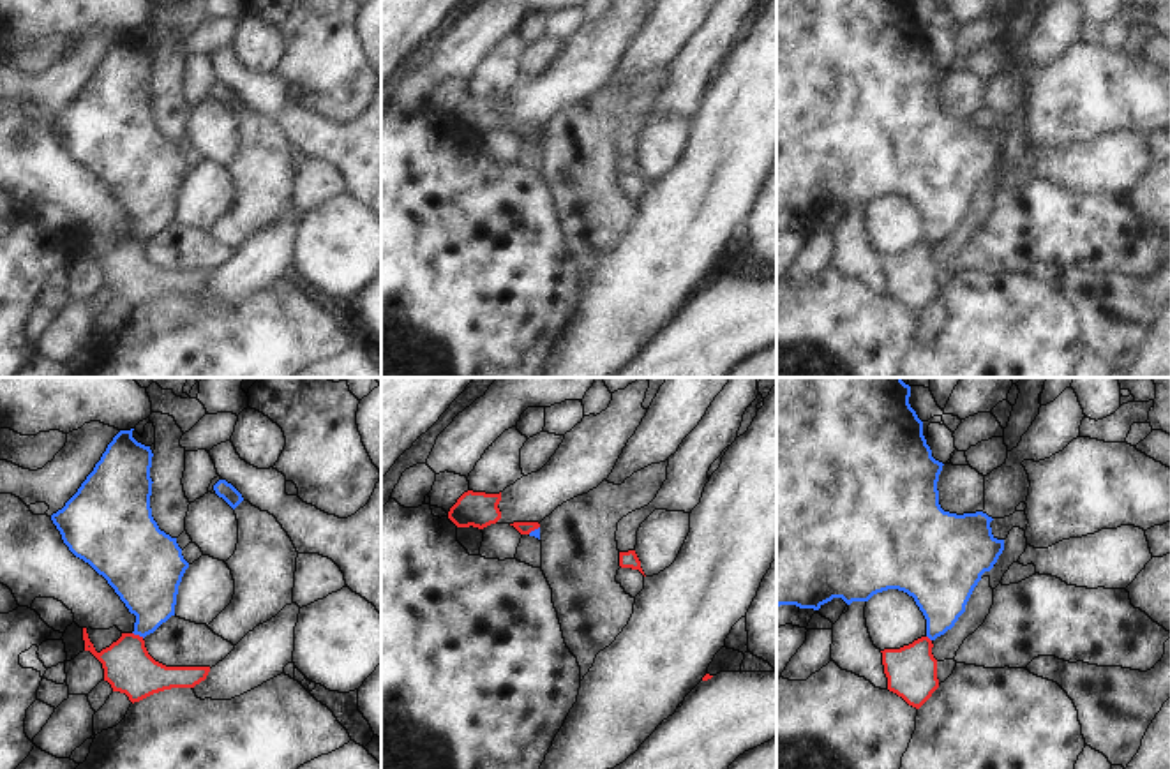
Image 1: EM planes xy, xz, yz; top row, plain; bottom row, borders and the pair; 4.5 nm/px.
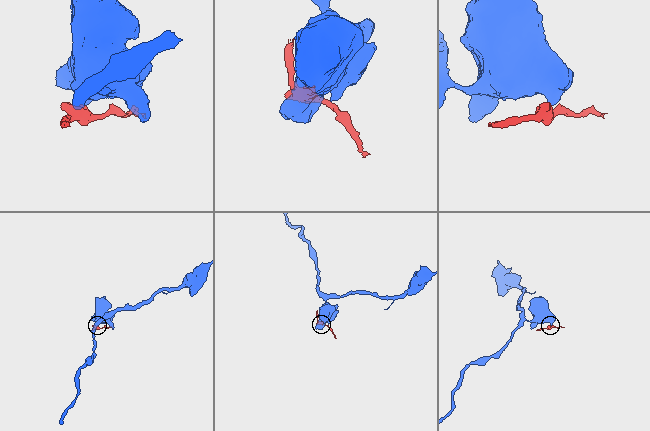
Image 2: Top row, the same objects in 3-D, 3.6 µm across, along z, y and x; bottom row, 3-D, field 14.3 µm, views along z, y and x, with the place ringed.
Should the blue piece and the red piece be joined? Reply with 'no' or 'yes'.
no

